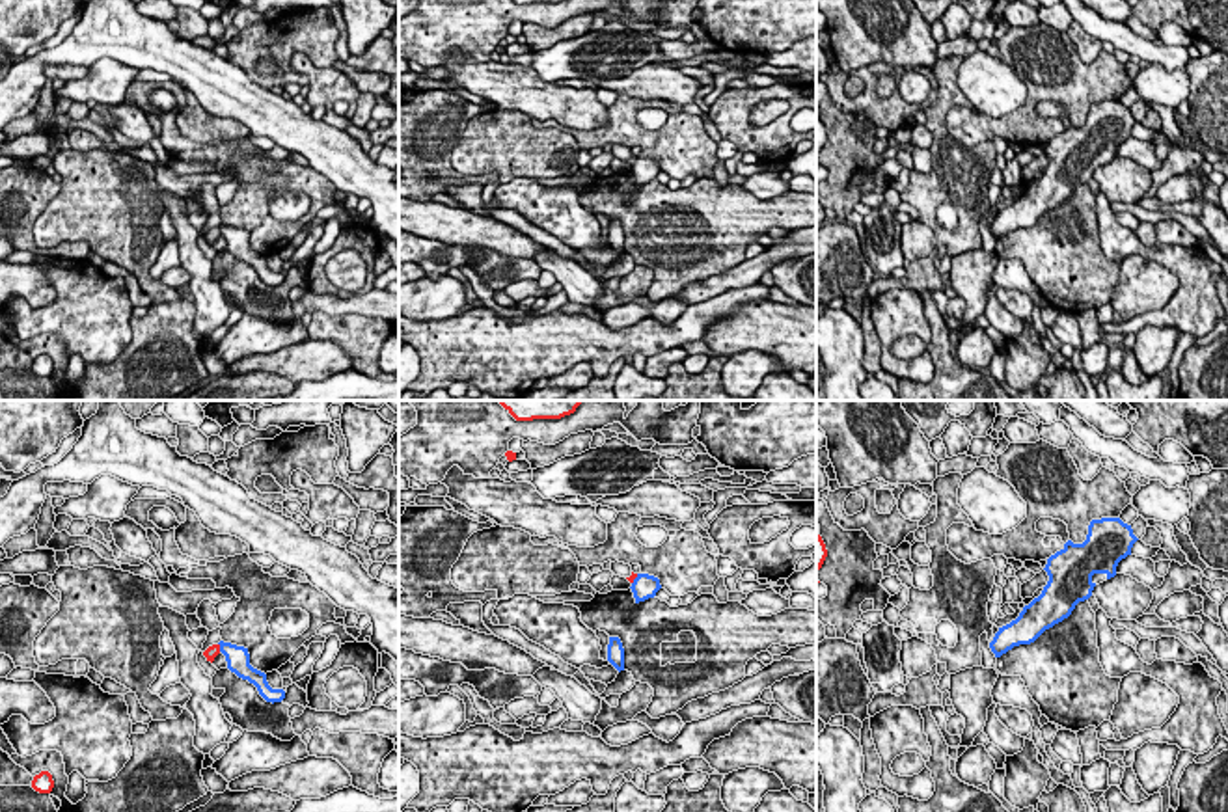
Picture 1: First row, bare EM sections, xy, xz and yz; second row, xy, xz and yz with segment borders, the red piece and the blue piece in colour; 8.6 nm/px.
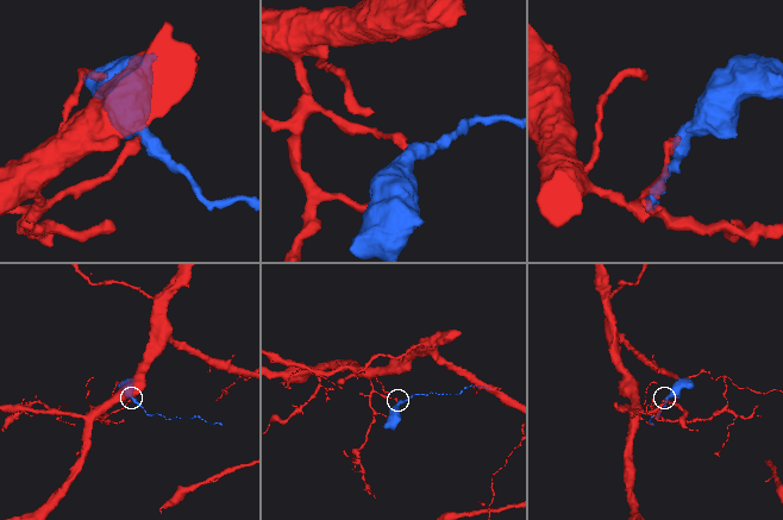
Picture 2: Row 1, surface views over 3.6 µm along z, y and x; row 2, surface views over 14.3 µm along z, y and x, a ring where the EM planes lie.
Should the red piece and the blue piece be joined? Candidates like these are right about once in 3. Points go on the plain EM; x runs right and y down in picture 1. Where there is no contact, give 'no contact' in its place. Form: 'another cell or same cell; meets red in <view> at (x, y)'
another cell; meets red in xz at (634, 161)

